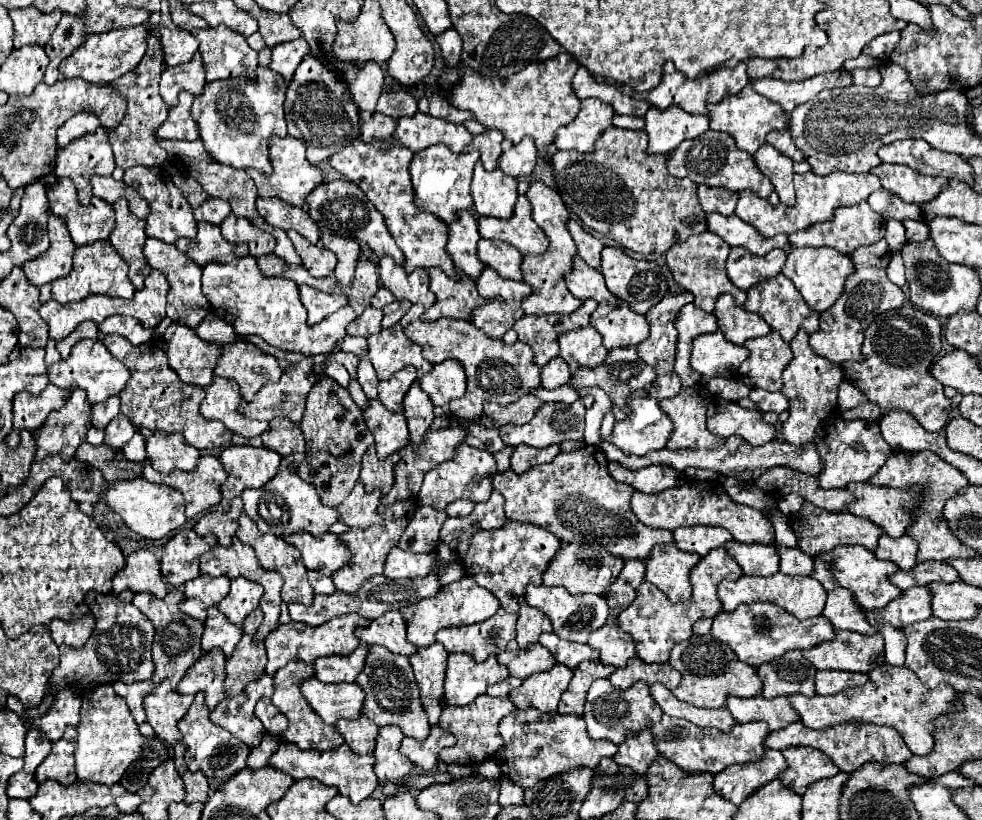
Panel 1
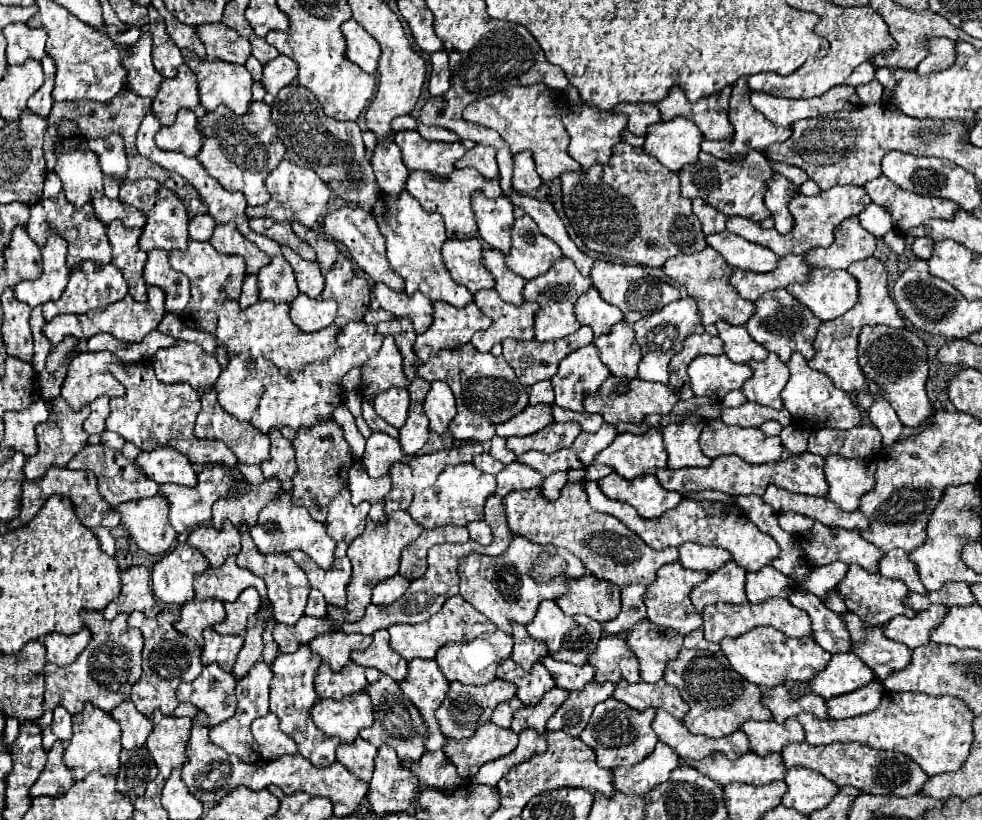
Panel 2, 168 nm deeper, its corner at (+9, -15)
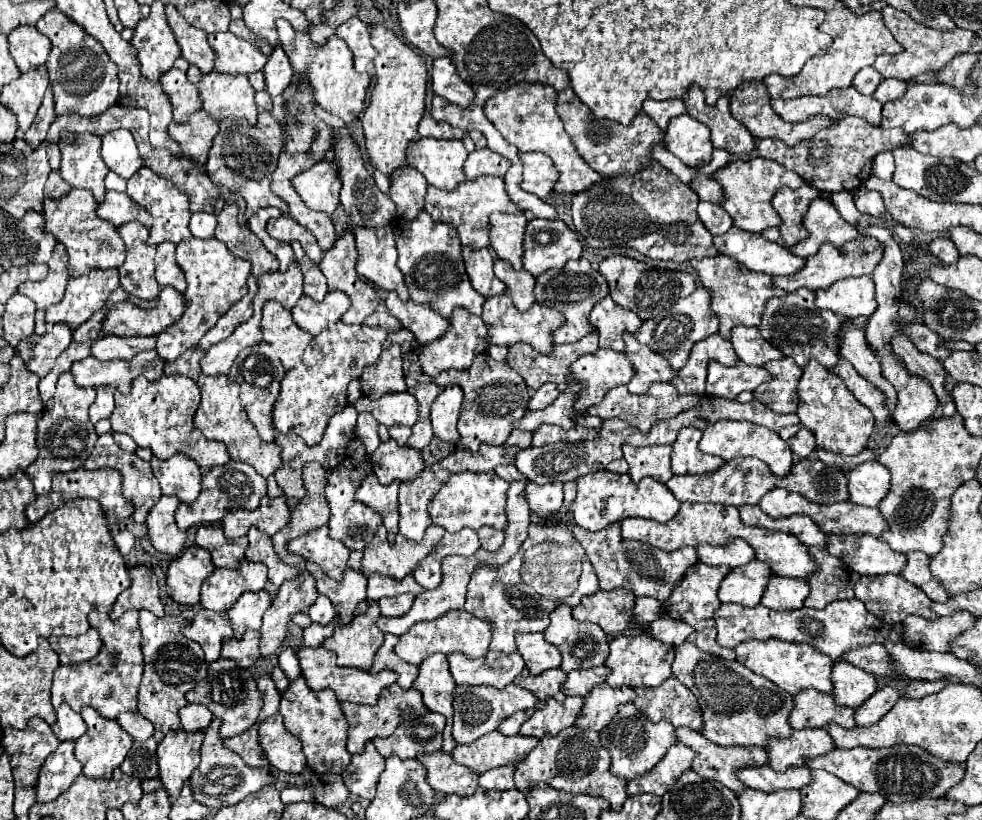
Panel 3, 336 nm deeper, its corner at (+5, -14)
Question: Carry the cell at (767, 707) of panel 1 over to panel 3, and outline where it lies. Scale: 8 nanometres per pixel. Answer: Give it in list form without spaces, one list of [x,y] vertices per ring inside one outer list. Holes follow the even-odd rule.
[[[804,728],[794,730],[788,738],[772,738],[768,744],[770,768],[774,770],[788,770],[788,768],[802,768],[806,766],[808,758],[816,758],[834,750],[834,742],[828,738],[824,728]]]

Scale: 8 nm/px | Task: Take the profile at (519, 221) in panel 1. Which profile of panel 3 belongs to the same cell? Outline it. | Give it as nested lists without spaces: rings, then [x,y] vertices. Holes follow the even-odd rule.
[[[534,218],[524,234],[524,250],[524,268],[538,276],[550,268],[564,268],[568,260],[578,260],[582,244],[562,220]]]

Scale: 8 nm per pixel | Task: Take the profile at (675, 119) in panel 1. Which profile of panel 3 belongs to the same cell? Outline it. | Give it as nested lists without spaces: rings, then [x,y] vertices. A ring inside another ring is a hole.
[[[688,114],[670,120],[664,142],[668,150],[678,156],[686,166],[696,168],[712,160],[714,146],[710,142],[710,130]]]

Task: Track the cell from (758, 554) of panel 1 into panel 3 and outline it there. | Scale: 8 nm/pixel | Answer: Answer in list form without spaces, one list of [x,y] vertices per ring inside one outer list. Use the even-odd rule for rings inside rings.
[[[774,576],[762,596],[762,602],[770,610],[796,610],[804,606],[810,586],[800,578],[780,578]]]

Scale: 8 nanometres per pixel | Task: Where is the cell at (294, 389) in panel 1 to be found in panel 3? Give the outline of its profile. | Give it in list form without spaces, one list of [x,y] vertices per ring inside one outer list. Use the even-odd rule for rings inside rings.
[[[336,322],[322,334],[314,336],[312,344],[302,354],[302,362],[296,368],[286,370],[280,396],[274,404],[276,430],[282,434],[298,434],[310,446],[318,444],[328,426],[328,420],[348,406],[346,388],[350,380],[360,378],[362,368],[380,358],[386,336],[388,332],[384,328],[344,322]]]

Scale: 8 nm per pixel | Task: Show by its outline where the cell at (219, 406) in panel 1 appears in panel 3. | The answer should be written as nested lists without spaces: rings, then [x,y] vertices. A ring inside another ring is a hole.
[[[218,374],[218,376],[200,376],[198,388],[202,394],[200,406],[194,416],[196,428],[208,438],[208,440],[218,440],[226,444],[226,450],[232,460],[242,460],[250,466],[256,468],[264,478],[274,474],[276,468],[280,468],[282,458],[280,458],[280,448],[276,444],[266,444],[258,438],[256,428],[244,418],[244,406],[240,402],[240,386],[232,382],[228,376]]]

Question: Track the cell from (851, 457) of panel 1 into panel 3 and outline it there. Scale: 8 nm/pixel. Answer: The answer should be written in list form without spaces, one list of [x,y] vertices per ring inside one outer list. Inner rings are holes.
[[[878,460],[856,466],[848,472],[850,502],[862,506],[878,506],[890,490],[890,472]]]

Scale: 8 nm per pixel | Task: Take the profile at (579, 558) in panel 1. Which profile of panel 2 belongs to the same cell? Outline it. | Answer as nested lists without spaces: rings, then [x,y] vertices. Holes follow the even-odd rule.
[[[584,575],[566,581],[568,593],[554,599],[556,605],[568,615],[588,615],[596,621],[610,621],[620,613],[620,587],[604,583],[604,579],[594,579],[594,575]]]

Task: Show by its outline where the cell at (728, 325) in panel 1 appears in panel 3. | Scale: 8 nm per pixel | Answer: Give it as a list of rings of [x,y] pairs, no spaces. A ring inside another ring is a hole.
[[[736,326],[732,330],[732,338],[730,338],[738,358],[744,364],[752,364],[752,366],[764,366],[770,360],[780,360],[784,358],[784,354],[780,350],[776,350],[772,344],[768,344],[762,336],[758,328],[746,328],[746,326]]]

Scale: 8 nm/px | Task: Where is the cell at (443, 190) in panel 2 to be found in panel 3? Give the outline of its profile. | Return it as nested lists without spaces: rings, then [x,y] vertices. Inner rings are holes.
[[[480,176],[476,180],[462,182],[456,190],[446,192],[446,190],[434,190],[428,188],[426,194],[426,212],[436,220],[436,222],[446,222],[458,230],[458,238],[462,246],[468,248],[490,248],[490,214],[492,212],[514,212],[522,214],[522,210],[508,198],[508,192],[504,188],[504,178],[496,176]]]

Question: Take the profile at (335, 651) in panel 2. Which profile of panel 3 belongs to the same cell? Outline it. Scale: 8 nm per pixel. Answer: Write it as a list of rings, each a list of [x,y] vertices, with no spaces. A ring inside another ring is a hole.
[[[368,600],[366,614],[356,616],[348,626],[338,626],[322,646],[338,654],[340,666],[370,670],[374,654],[384,642],[384,634],[378,630],[376,618],[380,618],[380,610],[374,600]]]

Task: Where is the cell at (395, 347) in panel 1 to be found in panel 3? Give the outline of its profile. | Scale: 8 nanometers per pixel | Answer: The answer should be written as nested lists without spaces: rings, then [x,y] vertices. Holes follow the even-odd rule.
[[[396,344],[390,346],[380,354],[376,364],[366,366],[360,376],[360,384],[362,384],[362,394],[372,400],[378,400],[388,392],[404,392],[406,382],[402,374],[400,348]]]

